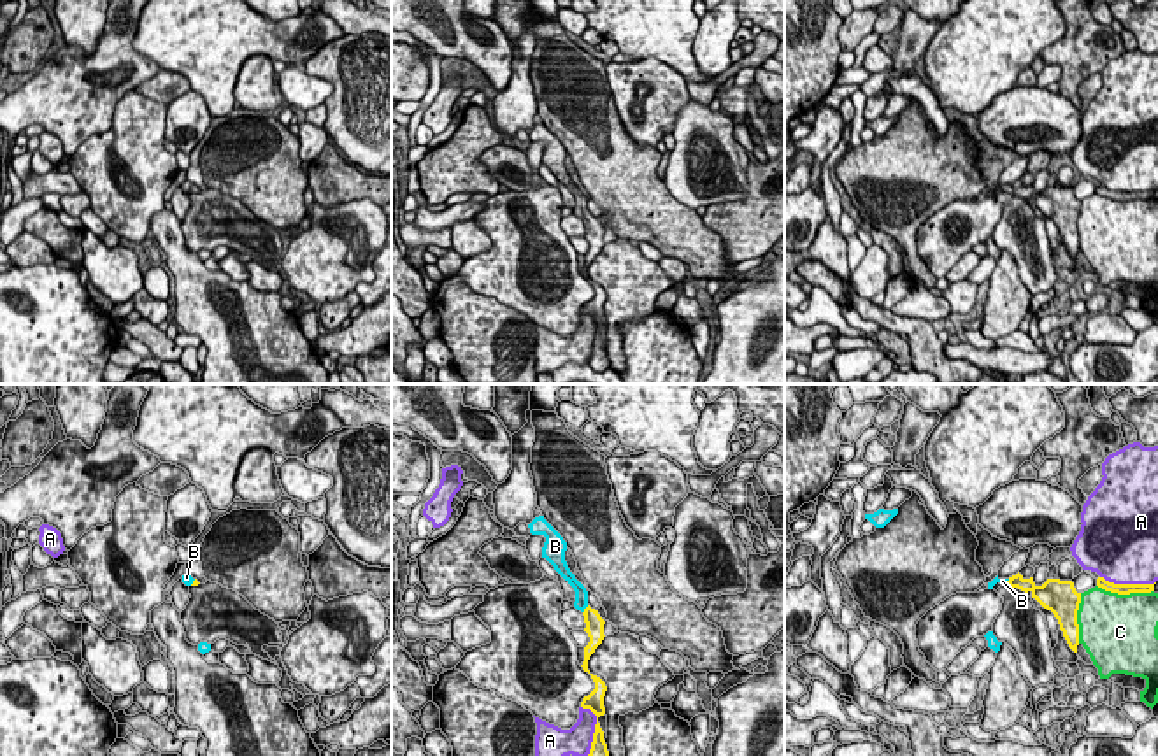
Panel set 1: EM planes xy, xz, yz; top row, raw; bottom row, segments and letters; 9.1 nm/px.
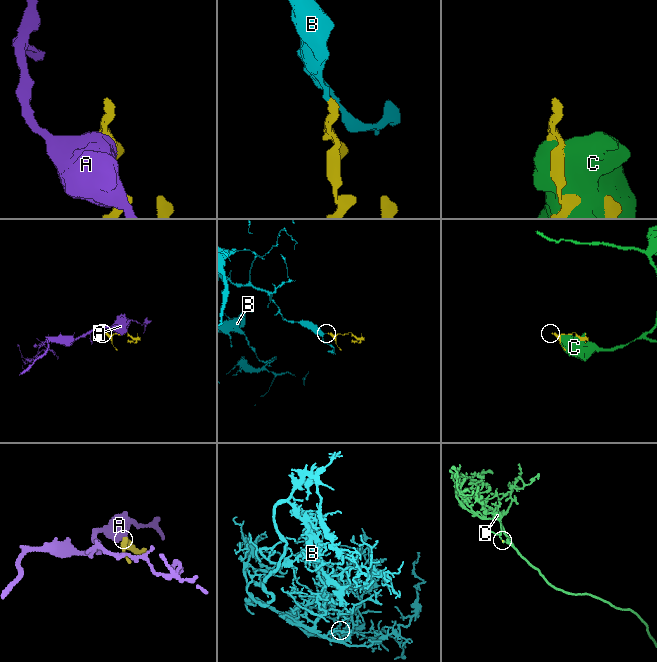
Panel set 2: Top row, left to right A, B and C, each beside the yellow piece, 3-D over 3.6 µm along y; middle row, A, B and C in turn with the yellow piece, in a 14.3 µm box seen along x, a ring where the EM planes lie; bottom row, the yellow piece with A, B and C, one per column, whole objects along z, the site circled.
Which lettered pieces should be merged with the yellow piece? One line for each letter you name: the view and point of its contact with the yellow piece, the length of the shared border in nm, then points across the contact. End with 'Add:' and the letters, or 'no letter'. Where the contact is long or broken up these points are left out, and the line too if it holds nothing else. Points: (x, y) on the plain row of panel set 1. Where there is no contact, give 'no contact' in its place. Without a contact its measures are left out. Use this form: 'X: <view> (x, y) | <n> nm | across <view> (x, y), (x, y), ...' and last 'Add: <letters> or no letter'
B: xz (585, 216) | 100 nm | across xz (592, 225), (585, 216), (581, 202)
Add: B

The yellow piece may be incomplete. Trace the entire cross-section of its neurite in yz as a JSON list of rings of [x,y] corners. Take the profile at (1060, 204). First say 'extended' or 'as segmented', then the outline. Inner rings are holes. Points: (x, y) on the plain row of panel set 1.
extended | [[[1018,179],[1009,186],[1000,186],[997,182],[991,189],[988,189],[988,196],[993,196],[997,189],[1018,195],[1025,200],[1030,198],[1032,205],[1035,205],[1044,216],[1054,221],[1069,254],[1074,260],[1077,260],[1079,253],[1077,218],[1081,210],[1081,200],[1076,198],[1072,188],[1047,186],[1042,193],[1037,193],[1033,189],[1033,184],[1025,186]]]

